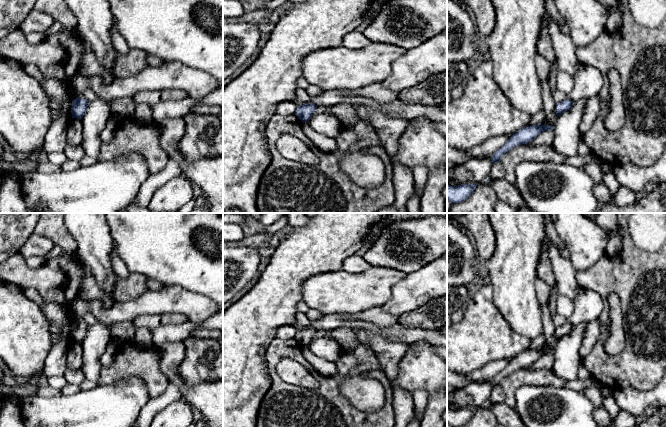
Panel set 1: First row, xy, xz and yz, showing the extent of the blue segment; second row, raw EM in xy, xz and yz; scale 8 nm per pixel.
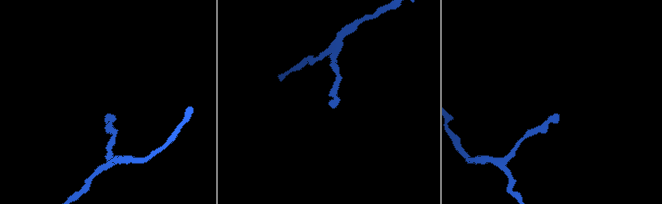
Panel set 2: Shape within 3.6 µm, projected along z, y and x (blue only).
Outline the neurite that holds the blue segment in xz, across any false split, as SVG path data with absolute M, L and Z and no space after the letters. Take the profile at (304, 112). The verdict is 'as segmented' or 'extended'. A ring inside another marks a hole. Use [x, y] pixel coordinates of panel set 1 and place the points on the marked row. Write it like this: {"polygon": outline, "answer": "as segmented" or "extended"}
{"polygon": "M311 103L300 105L297 106L295 115L304 123L312 117L316 108L317 107Z", "answer": "as segmented"}

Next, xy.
{"polygon": "M80 97L74 99L71 107L72 118L82 119L87 110L88 103L87 100Z", "answer": "as segmented"}

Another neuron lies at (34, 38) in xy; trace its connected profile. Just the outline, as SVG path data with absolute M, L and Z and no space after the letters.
M32 32L25 35L26 41L31 45L37 45L47 37L44 32Z

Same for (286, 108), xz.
M293 101L281 102L276 107L276 114L281 116L288 116L295 114L297 105Z

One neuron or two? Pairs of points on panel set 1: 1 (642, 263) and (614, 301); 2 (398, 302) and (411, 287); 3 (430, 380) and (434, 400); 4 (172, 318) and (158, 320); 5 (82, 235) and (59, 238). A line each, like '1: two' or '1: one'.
1: two
2: one
3: two
4: one
5: two

